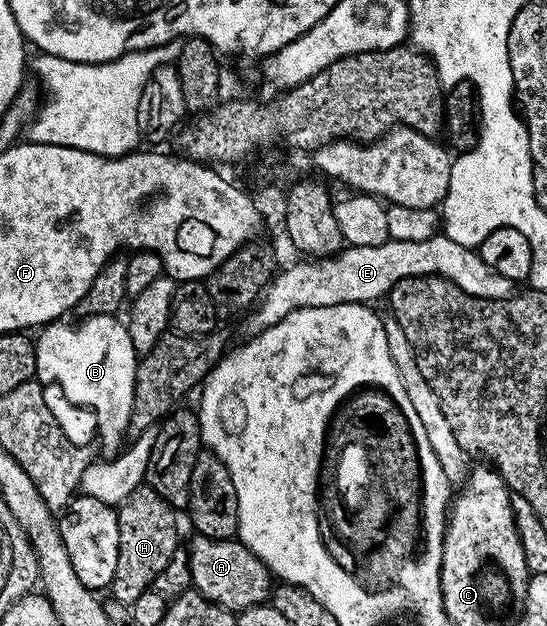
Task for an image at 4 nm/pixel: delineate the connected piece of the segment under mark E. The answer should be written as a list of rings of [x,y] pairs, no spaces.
[[[442,234],[427,236],[424,240],[392,238],[380,246],[348,245],[335,256],[300,261],[285,270],[280,269],[264,289],[258,306],[248,315],[248,333],[263,332],[297,309],[374,303],[373,300],[386,297],[391,288],[397,286],[397,282],[414,276],[440,276],[453,282],[453,286],[465,290],[465,294],[486,300],[504,300],[517,288],[516,281],[497,274],[497,270],[481,262],[476,249],[461,246],[461,242],[453,242],[453,238]]]

